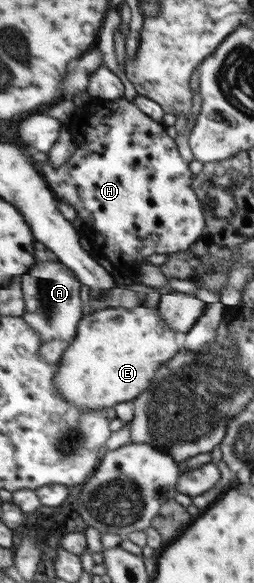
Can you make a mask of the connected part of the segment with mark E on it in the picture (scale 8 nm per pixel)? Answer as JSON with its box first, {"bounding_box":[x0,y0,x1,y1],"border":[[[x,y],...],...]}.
{"bounding_box":[55,304,180,411],"border":[[[143,304],[138,305],[137,307],[132,307],[127,309],[126,307],[113,307],[105,308],[103,310],[94,310],[92,313],[89,313],[84,316],[80,321],[78,327],[78,335],[69,344],[69,347],[64,351],[62,360],[58,364],[59,369],[57,370],[55,379],[56,385],[58,386],[59,393],[67,400],[70,401],[73,405],[76,405],[79,409],[84,409],[84,411],[102,411],[101,409],[107,409],[107,407],[115,407],[119,403],[132,401],[137,397],[142,391],[145,391],[151,383],[153,383],[153,373],[158,369],[158,365],[161,365],[163,362],[166,362],[168,359],[171,359],[175,353],[179,352],[180,349],[175,344],[175,331],[169,329],[162,321],[162,317],[159,317],[158,309],[149,309],[145,308]]]}

